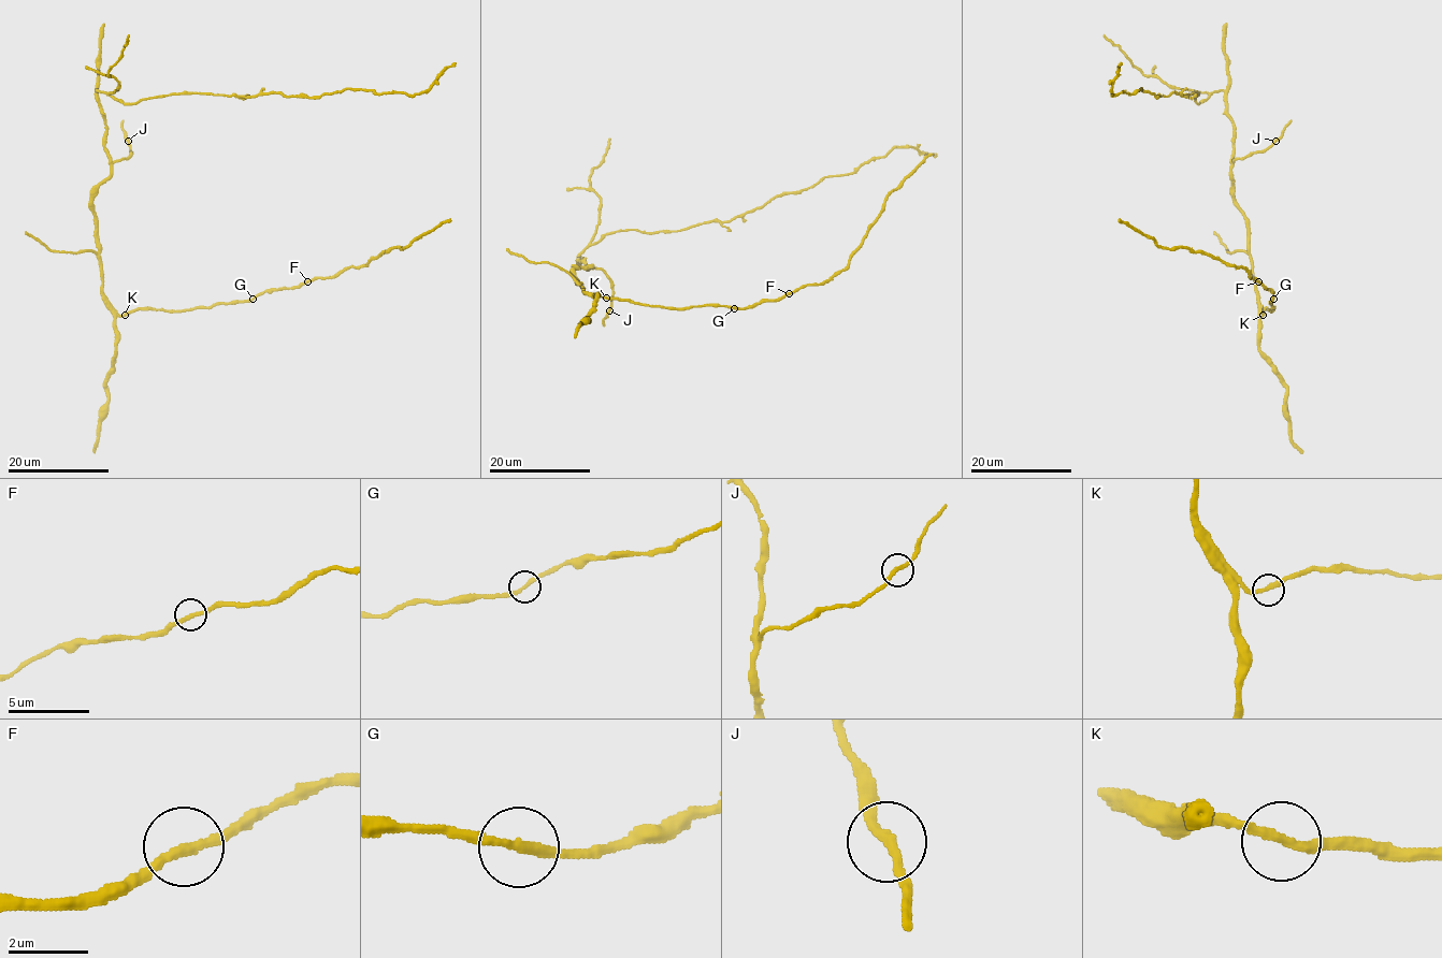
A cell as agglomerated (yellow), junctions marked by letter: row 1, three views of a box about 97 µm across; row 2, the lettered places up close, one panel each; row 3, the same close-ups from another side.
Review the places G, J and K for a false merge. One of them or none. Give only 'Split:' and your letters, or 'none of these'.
Split: none of these

